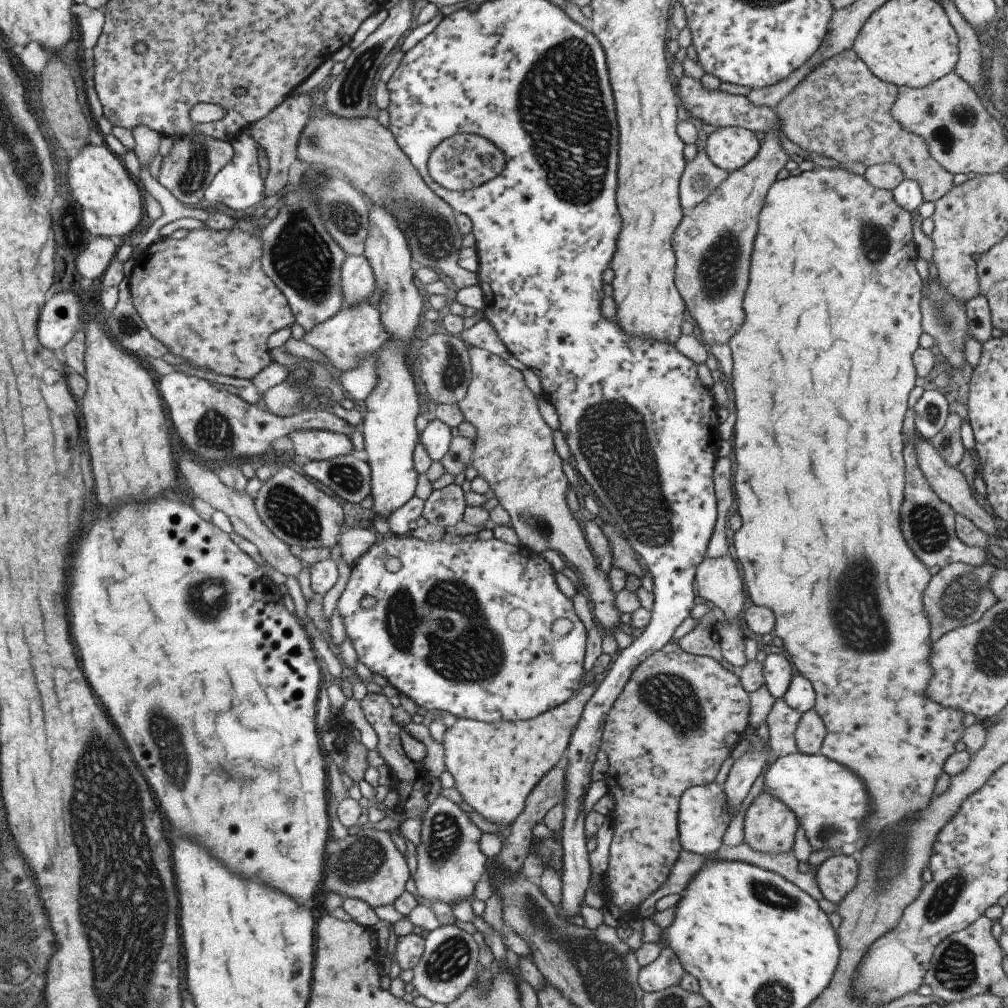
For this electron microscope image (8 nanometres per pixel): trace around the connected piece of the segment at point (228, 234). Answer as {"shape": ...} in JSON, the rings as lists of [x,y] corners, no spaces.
{"shape":[[[254,212],[235,214],[232,213],[235,224],[231,230],[210,230],[209,228],[199,228],[199,230],[188,231],[180,240],[171,240],[169,237],[161,237],[157,242],[147,247],[143,254],[135,261],[133,270],[128,278],[128,290],[131,298],[131,304],[137,312],[137,316],[143,322],[145,329],[169,350],[170,354],[179,356],[192,366],[207,368],[219,376],[230,376],[238,379],[254,378],[263,368],[270,364],[270,354],[267,348],[267,337],[277,330],[291,326],[294,322],[291,310],[287,305],[287,300],[281,295],[281,292],[272,284],[271,280],[263,274],[261,270],[261,240],[259,240],[260,229],[253,224],[252,218],[256,215]]]}

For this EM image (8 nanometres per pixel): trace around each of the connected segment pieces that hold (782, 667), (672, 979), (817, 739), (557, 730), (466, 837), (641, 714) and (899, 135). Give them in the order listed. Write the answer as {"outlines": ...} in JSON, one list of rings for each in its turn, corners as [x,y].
{"outlines":[[[[768,654],[762,664],[763,683],[773,699],[782,698],[791,681],[791,664],[785,654]]],[[[667,941],[665,946],[660,946],[658,958],[647,966],[637,970],[637,986],[644,993],[653,993],[664,990],[669,986],[679,985],[683,976],[683,968],[679,965],[675,954],[669,950]]],[[[810,709],[801,713],[794,736],[797,751],[807,755],[818,753],[825,734],[827,728],[815,710]]],[[[582,684],[580,689],[563,704],[531,718],[531,720],[515,720],[515,722],[481,722],[457,718],[449,728],[445,728],[442,747],[445,770],[452,776],[454,788],[462,800],[473,812],[481,815],[486,821],[506,828],[511,826],[525,806],[535,784],[563,759],[565,748],[569,744],[574,728],[578,724],[585,704],[591,699],[595,688],[589,684]]],[[[441,794],[426,806],[422,816],[419,834],[421,842],[415,850],[418,865],[411,876],[416,895],[424,900],[425,905],[439,902],[449,908],[459,900],[475,899],[475,885],[481,875],[487,872],[485,870],[487,858],[483,856],[478,846],[480,831],[467,818],[467,813]]],[[[669,642],[663,648],[647,656],[645,660],[640,661],[622,692],[616,697],[611,709],[605,716],[603,724],[601,741],[599,748],[607,756],[607,772],[604,774],[605,785],[607,785],[607,794],[613,798],[615,806],[611,810],[611,827],[613,834],[611,844],[609,844],[609,861],[607,870],[602,874],[602,887],[605,889],[604,898],[621,909],[623,914],[635,915],[640,904],[655,890],[657,890],[667,880],[669,871],[675,863],[679,852],[682,850],[678,842],[677,831],[677,810],[679,808],[679,798],[687,788],[693,785],[711,784],[713,782],[722,762],[730,756],[732,749],[737,745],[740,739],[744,737],[748,728],[748,715],[750,710],[748,693],[740,686],[738,677],[729,672],[725,666],[721,666],[717,660],[707,656],[697,656],[687,654],[679,648],[678,644]]],[[[849,49],[823,59],[819,66],[815,66],[789,94],[785,94],[777,102],[774,110],[779,116],[785,138],[799,148],[807,150],[817,162],[841,166],[857,162],[865,167],[880,163],[897,164],[903,172],[903,179],[919,184],[923,202],[936,202],[953,187],[953,176],[942,170],[939,164],[929,156],[927,146],[923,144],[919,136],[903,130],[891,118],[889,108],[895,102],[895,92],[897,92],[895,85],[878,80],[855,55],[855,52]]]]}

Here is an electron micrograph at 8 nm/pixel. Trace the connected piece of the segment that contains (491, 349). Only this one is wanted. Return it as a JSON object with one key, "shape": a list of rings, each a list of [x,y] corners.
{"shape":[[[484,318],[477,324],[463,330],[457,335],[467,346],[478,347],[484,349],[486,352],[499,356],[506,360],[510,354],[507,348],[503,346],[501,340],[497,337],[495,330],[490,326],[489,322]]]}

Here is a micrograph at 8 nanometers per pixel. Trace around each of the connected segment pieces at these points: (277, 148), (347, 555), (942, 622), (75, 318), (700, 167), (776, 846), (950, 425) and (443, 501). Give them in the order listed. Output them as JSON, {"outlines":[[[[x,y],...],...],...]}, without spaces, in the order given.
{"outlines":[[[[308,93],[293,94],[293,96],[286,97],[267,116],[263,116],[263,118],[247,128],[249,136],[263,148],[269,161],[269,173],[264,180],[265,186],[263,186],[263,192],[265,192],[266,196],[273,194],[273,192],[283,191],[288,187],[287,170],[296,159],[295,146],[297,145],[298,135],[301,133],[303,126],[305,126],[305,121],[308,119],[308,112],[312,104]]],[[[349,528],[345,532],[340,532],[337,542],[341,550],[341,560],[351,568],[355,560],[367,552],[369,546],[374,544],[379,537],[372,528]]],[[[988,562],[973,568],[963,563],[951,563],[941,567],[937,574],[929,578],[929,584],[923,592],[923,608],[927,612],[929,624],[931,624],[931,640],[939,640],[943,634],[959,627],[976,622],[983,616],[995,602],[991,592],[987,590],[987,584],[995,572]]],[[[61,290],[57,294],[51,294],[47,298],[47,302],[43,304],[41,312],[39,312],[39,322],[37,322],[37,338],[39,338],[39,342],[49,350],[63,349],[65,344],[71,340],[71,336],[77,330],[83,329],[82,312],[79,298],[71,290]]],[[[705,148],[697,152],[693,160],[686,162],[678,184],[680,208],[691,210],[702,202],[725,180],[727,173],[707,158]]],[[[761,792],[743,815],[743,841],[761,854],[781,854],[793,847],[797,818],[769,792]]],[[[951,412],[941,431],[928,440],[930,446],[943,458],[943,462],[951,468],[957,467],[964,451],[960,438],[961,420],[957,414]]],[[[447,484],[441,490],[433,490],[423,504],[421,517],[433,525],[454,525],[463,518],[464,493],[457,484]]]]}

